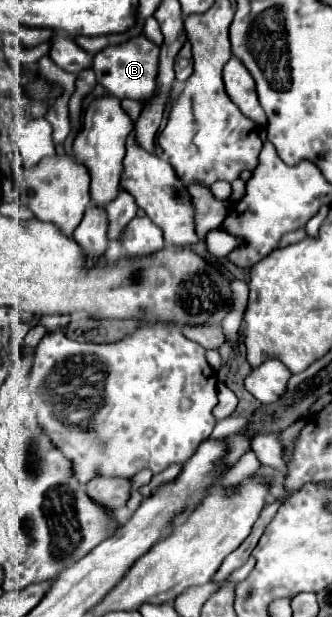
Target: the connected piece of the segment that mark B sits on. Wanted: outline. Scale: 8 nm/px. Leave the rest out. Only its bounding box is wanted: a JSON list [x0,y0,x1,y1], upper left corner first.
[92,34,160,102]

